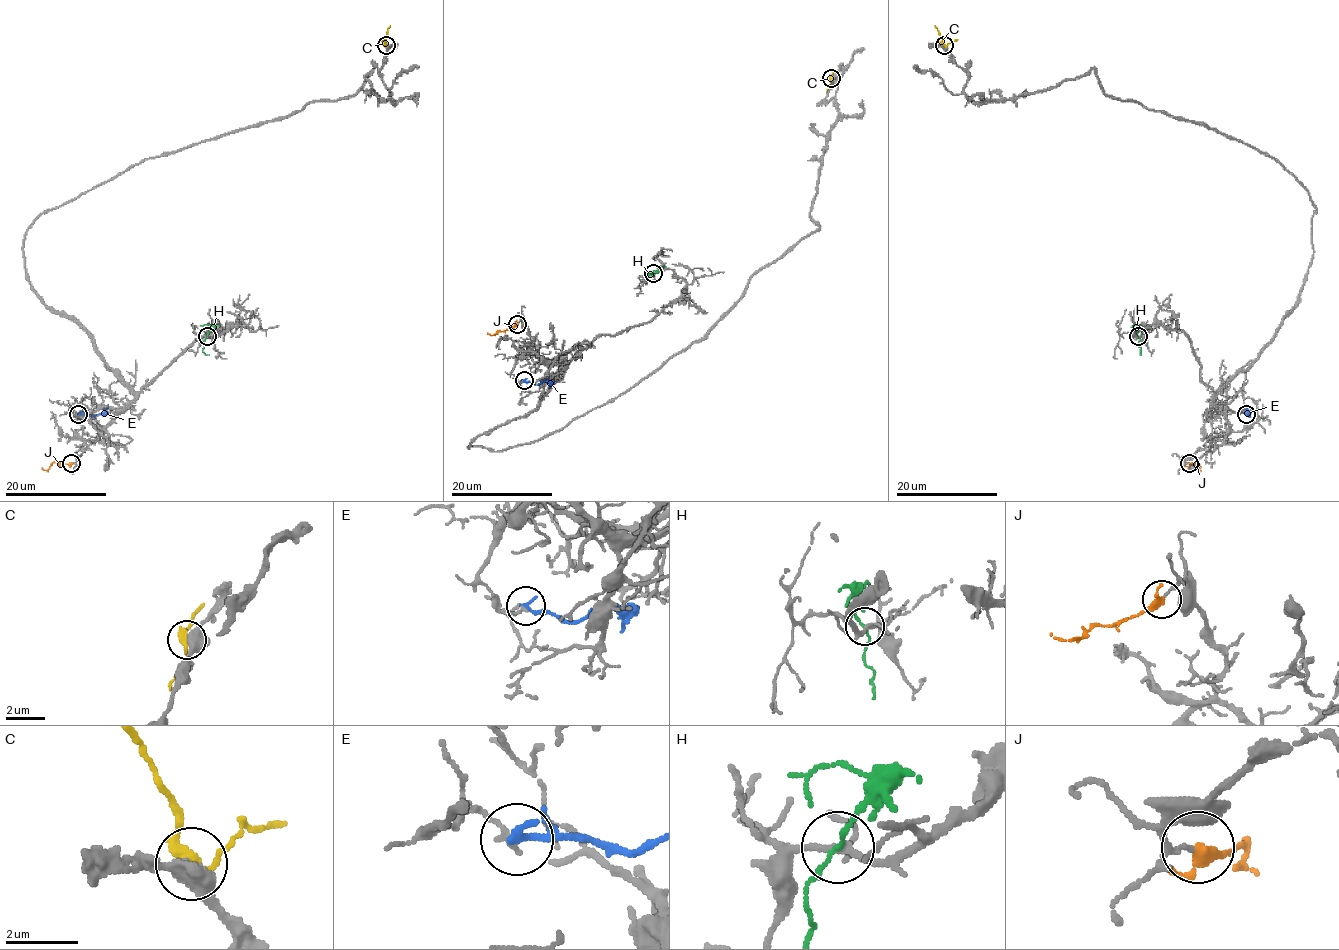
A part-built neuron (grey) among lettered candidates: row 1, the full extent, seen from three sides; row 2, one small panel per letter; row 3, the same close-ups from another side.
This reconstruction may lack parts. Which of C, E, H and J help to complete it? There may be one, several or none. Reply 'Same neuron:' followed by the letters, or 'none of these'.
Same neuron: J

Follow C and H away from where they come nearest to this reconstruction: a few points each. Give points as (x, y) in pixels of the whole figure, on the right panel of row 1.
C: (943, 46), (935, 25)
H: (1138, 336), (1140, 355)

